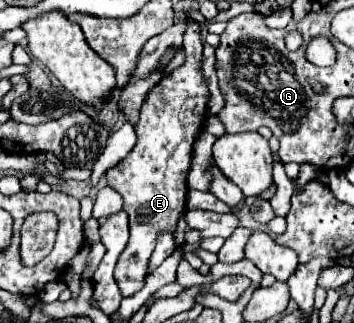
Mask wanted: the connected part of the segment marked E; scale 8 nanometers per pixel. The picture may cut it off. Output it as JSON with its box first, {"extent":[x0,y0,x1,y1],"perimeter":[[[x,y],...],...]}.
{"extent":[107,17,209,297],"perimeter":[[[187,17],[187,31],[183,35],[183,49],[187,61],[183,67],[175,69],[171,75],[163,77],[145,97],[141,107],[141,117],[135,125],[137,131],[137,145],[133,151],[117,163],[113,169],[107,171],[107,185],[113,187],[123,197],[123,211],[129,215],[129,229],[131,237],[121,253],[115,279],[121,287],[123,297],[137,293],[143,287],[143,279],[147,275],[145,263],[155,247],[155,237],[159,229],[173,231],[177,227],[179,215],[185,211],[187,199],[187,171],[191,163],[191,147],[197,139],[199,131],[205,123],[205,111],[209,101],[209,89],[199,73],[201,67],[201,25]]]}

